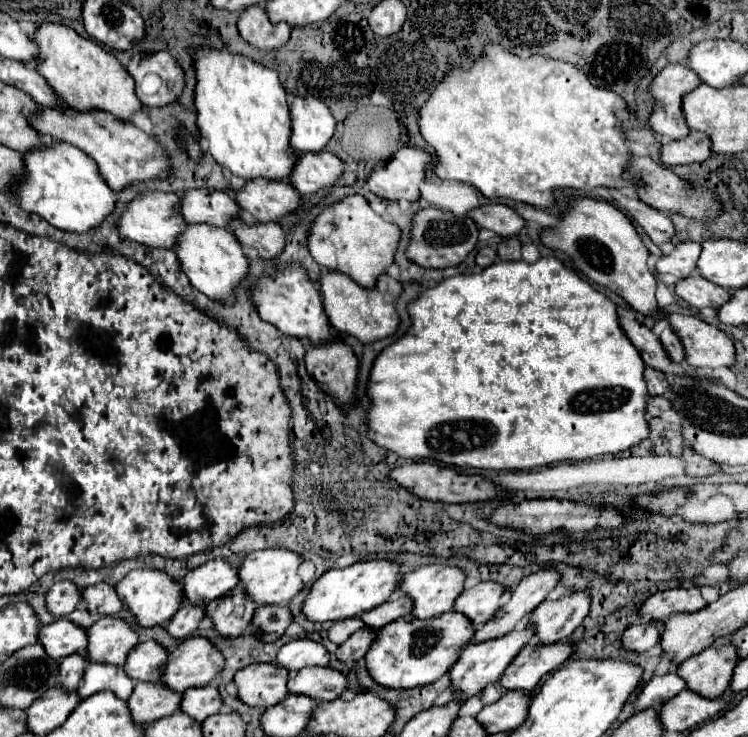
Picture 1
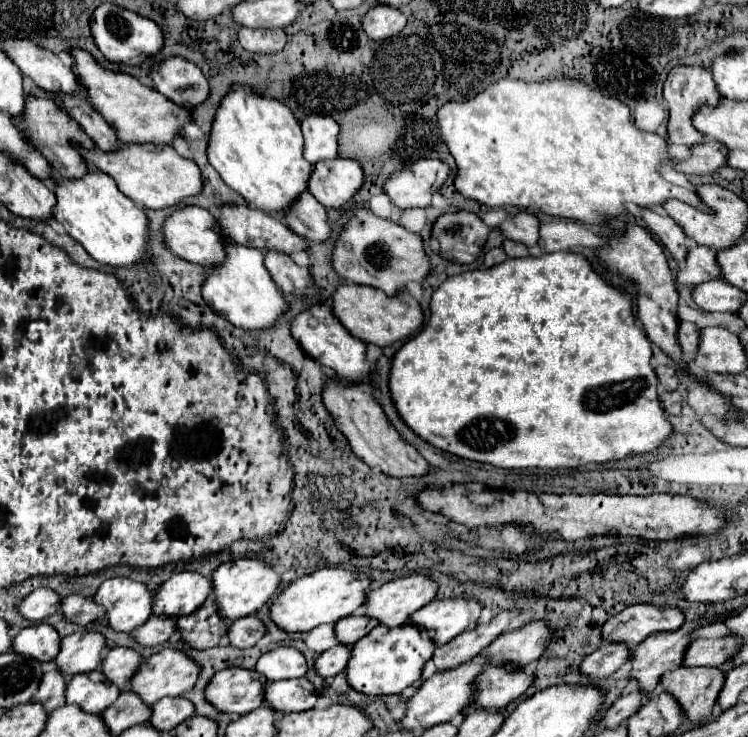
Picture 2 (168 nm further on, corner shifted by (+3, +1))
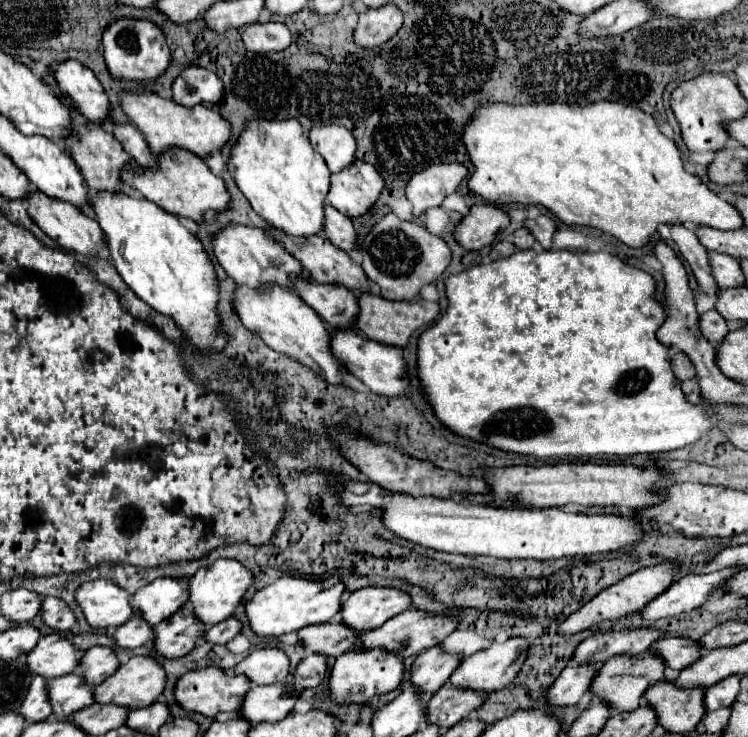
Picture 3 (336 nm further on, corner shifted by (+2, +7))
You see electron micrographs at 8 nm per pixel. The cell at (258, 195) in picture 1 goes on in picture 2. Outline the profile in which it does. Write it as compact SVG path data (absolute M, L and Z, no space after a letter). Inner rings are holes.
M308 191L300 197L298 205L290 209L290 213L286 213L286 223L310 243L324 243L326 239L330 239L332 233L328 211Z

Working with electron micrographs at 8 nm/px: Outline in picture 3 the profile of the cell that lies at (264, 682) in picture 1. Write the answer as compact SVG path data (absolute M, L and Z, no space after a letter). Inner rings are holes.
M205 667L205 669L185 673L177 681L175 697L183 709L197 711L207 717L215 717L219 711L239 713L239 703L243 703L243 695L247 691L249 691L249 683L247 683L247 679L243 679L243 675L227 675L219 667Z

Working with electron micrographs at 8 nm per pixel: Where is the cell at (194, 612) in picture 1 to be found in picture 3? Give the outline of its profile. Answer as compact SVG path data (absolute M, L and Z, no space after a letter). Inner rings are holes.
M131 617L127 623L123 623L121 627L115 629L113 639L115 639L117 647L135 649L135 647L151 643L151 631L153 631L153 627L147 627L147 623L143 623L143 619Z

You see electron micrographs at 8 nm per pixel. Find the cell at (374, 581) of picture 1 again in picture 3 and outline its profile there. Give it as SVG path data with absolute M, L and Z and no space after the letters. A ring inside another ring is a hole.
M285 575L277 579L275 583L263 587L253 595L253 599L245 605L251 629L261 637L279 637L297 629L303 629L307 625L317 625L335 619L339 613L339 607L343 605L343 593L345 583L333 575L329 579L311 581L299 575Z

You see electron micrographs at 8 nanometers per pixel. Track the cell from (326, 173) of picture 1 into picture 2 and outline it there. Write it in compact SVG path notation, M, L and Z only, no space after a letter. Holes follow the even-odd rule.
M356 159L324 161L314 167L310 179L310 193L326 209L342 209L364 185L364 173Z

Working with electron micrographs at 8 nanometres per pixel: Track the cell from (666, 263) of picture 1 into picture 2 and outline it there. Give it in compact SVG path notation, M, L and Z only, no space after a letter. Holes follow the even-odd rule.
M700 245L690 249L684 265L676 273L676 279L680 283L694 283L694 285L700 285L712 279L722 279L720 267L716 263L716 253Z

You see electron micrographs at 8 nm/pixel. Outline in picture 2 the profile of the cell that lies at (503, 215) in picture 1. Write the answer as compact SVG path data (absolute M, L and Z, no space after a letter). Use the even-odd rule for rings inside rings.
M518 213L518 215L512 215L510 219L506 219L500 225L500 231L508 239L520 241L526 247L534 247L534 245L538 245L538 239L540 239L538 225L540 225L540 221L538 221L536 215L532 215L532 213Z

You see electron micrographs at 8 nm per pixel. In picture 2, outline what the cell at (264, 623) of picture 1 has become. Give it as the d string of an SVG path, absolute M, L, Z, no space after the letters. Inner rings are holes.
M248 615L248 617L242 617L242 621L234 621L228 627L226 635L232 647L246 649L246 647L254 647L264 633L266 633L264 623L256 615Z

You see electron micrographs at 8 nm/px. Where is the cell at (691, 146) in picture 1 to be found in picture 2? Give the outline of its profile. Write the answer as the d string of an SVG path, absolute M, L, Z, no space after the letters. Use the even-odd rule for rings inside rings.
M704 141L692 147L690 159L674 163L674 169L684 175L710 175L728 163L728 149L718 141Z

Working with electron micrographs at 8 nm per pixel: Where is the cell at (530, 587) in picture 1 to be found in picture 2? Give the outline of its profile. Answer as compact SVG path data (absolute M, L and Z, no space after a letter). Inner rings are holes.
M502 611L498 617L494 617L488 625L480 625L474 629L468 629L466 633L460 633L454 637L454 641L438 647L432 655L432 661L436 665L436 671L448 671L464 665L478 653L482 653L516 617L518 613Z

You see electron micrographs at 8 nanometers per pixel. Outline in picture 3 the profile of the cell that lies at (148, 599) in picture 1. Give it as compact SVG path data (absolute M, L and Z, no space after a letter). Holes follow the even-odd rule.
M111 579L87 581L77 589L77 603L81 605L91 627L119 627L131 617L131 595Z

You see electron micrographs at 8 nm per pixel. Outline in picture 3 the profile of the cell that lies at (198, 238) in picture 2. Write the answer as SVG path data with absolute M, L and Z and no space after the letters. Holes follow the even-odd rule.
M229 223L223 229L219 229L213 237L211 237L211 245L213 245L213 255L219 261L219 265L225 269L225 273L237 283L237 285L247 285L253 289L263 289L269 283L279 283L291 289L291 283L287 279L289 273L303 273L301 263L283 249L283 245L279 245L275 239L271 239L269 235L265 235L263 229L257 227L245 227L245 225L237 225L237 223Z

